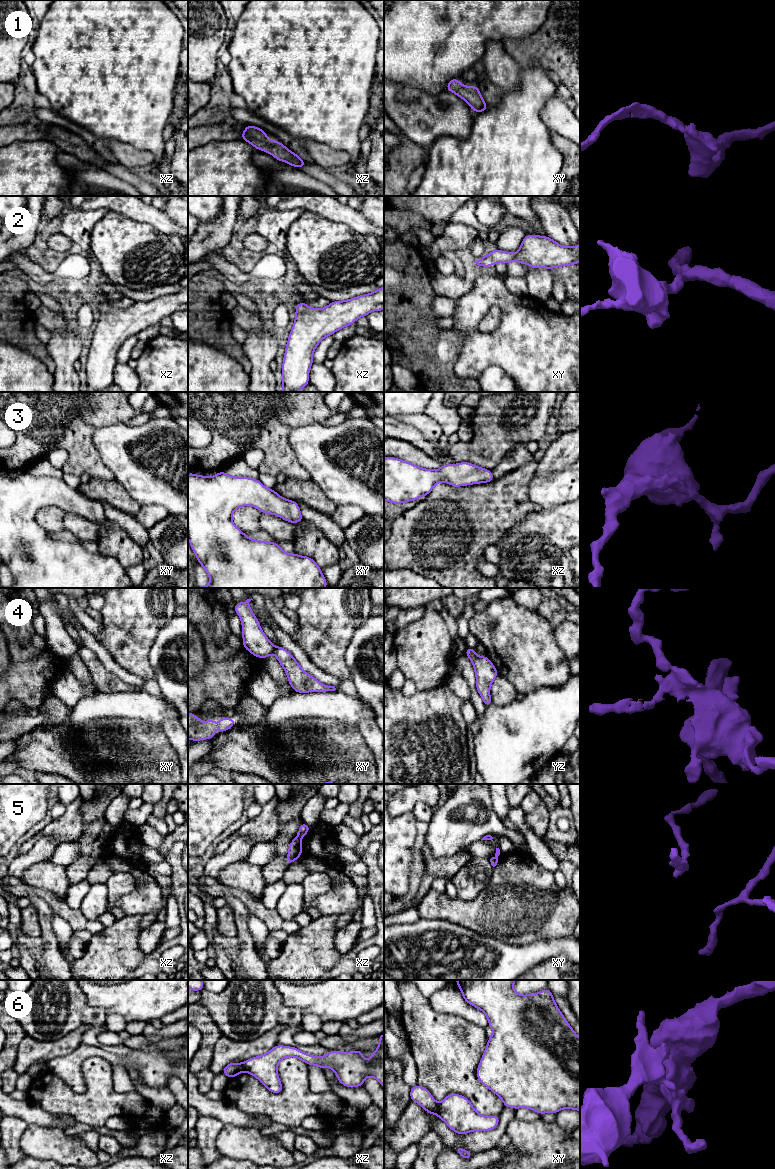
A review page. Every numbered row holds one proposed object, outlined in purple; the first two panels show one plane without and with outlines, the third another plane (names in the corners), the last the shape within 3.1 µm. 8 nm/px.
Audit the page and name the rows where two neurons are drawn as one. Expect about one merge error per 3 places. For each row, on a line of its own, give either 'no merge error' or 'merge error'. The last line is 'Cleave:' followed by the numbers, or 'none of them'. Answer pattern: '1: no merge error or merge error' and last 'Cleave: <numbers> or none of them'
1: no merge error
2: no merge error
3: no merge error
4: merge error
5: merge error
6: merge error
Cleave: 4, 5, 6

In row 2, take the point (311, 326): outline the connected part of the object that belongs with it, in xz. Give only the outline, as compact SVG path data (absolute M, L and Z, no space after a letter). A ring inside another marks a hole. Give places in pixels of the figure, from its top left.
M384 286L369 294L331 302L321 309L310 308L305 301L294 307L297 312L281 368L282 392L298 392L309 384L313 353L325 337L372 311L384 310Z

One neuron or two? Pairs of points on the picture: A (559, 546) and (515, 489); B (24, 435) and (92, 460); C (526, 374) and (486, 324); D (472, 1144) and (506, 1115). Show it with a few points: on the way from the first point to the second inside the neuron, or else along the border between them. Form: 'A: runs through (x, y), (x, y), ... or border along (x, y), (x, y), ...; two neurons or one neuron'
A: border along (541, 508), (531, 511), (515, 526); two neurons
B: runs through (41, 435), (67, 435), (75, 443); one neuron
C: border along (501, 309), (500, 323), (492, 331), (477, 330); two neurons
D: runs through (482, 1141), (488, 1140), (502, 1125); one neuron

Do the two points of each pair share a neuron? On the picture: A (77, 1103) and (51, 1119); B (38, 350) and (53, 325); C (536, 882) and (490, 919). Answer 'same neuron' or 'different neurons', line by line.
A: different neurons
B: different neurons
C: same neuron

